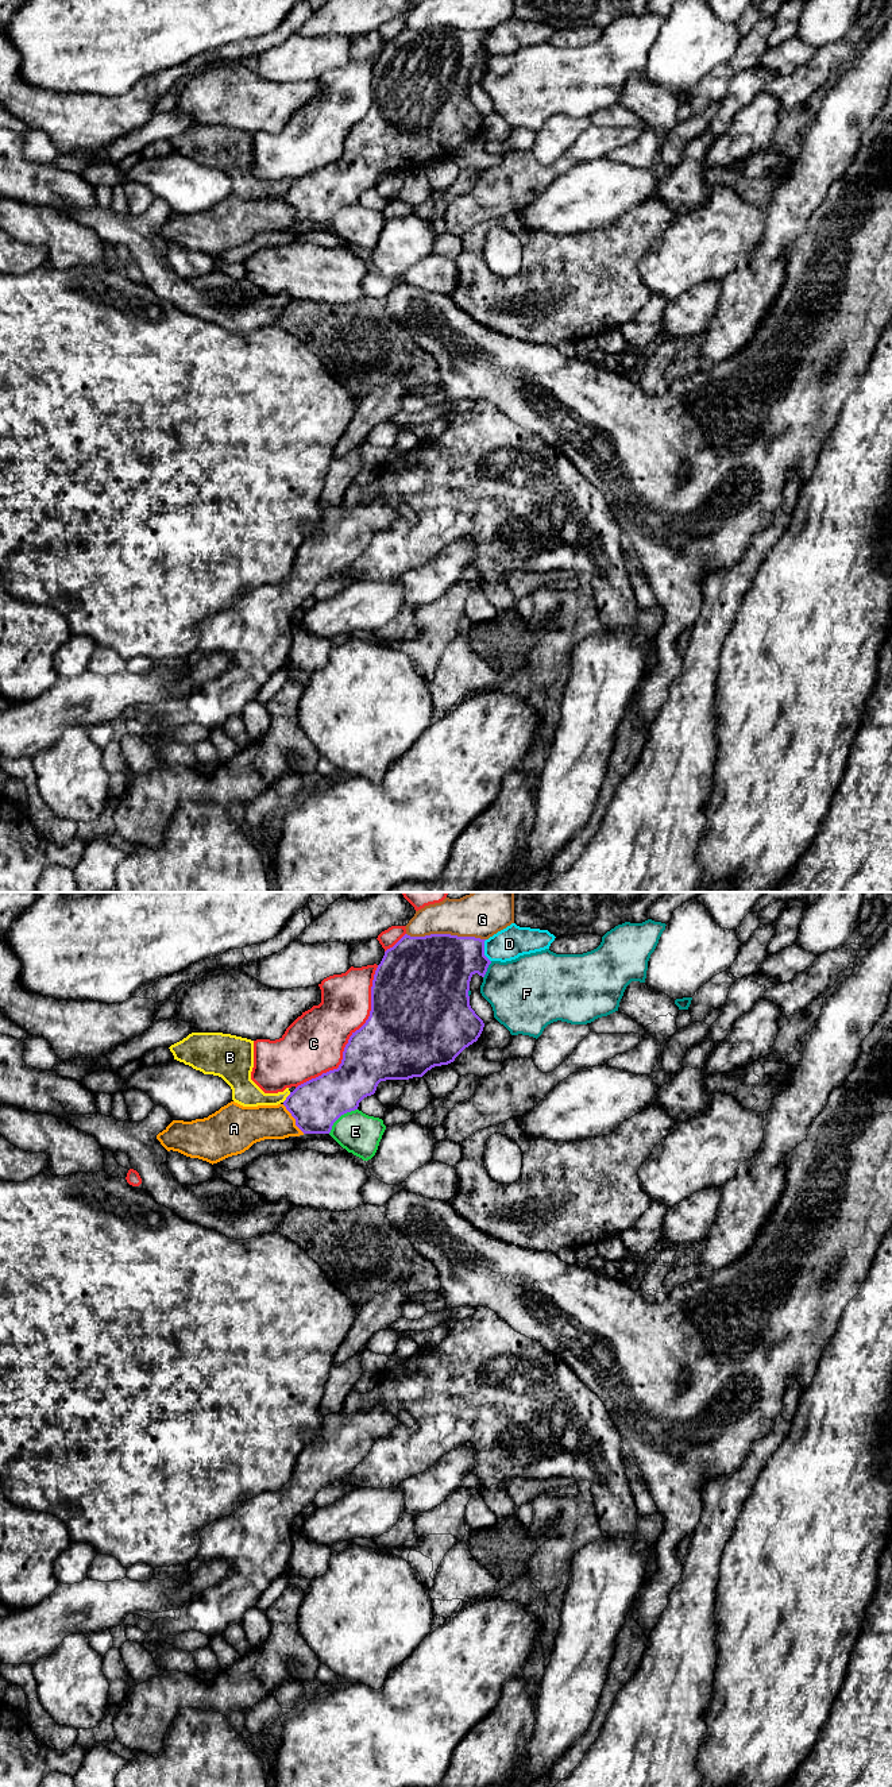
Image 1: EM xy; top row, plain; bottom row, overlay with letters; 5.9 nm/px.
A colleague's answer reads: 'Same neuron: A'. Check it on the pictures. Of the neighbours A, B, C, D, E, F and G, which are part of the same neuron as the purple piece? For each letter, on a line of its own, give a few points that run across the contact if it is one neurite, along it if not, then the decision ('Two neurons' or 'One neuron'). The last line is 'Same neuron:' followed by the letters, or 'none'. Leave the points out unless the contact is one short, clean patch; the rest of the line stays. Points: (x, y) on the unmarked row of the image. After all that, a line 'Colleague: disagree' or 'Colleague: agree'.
A: Two neurons
B: Line: xy (290, 185), (282, 195). Two neurons
C: Two neurons
D: Two neurons
E: Two neurons
F: Two neurons
G: Two neurons
Same neuron: none
Colleague: disagree

